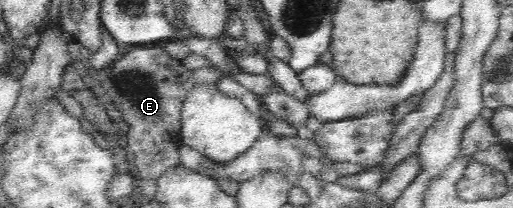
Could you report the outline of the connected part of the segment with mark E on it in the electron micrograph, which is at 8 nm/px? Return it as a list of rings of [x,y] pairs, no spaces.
[[[152,46],[133,48],[120,60],[114,60],[108,66],[108,78],[102,80],[103,91],[108,92],[108,100],[116,107],[122,118],[130,125],[127,132],[127,160],[130,162],[129,174],[135,179],[150,179],[158,181],[168,168],[181,165],[179,149],[181,140],[181,109],[186,95],[198,81],[192,77],[193,70],[188,69],[181,60],[168,55],[166,49]]]

